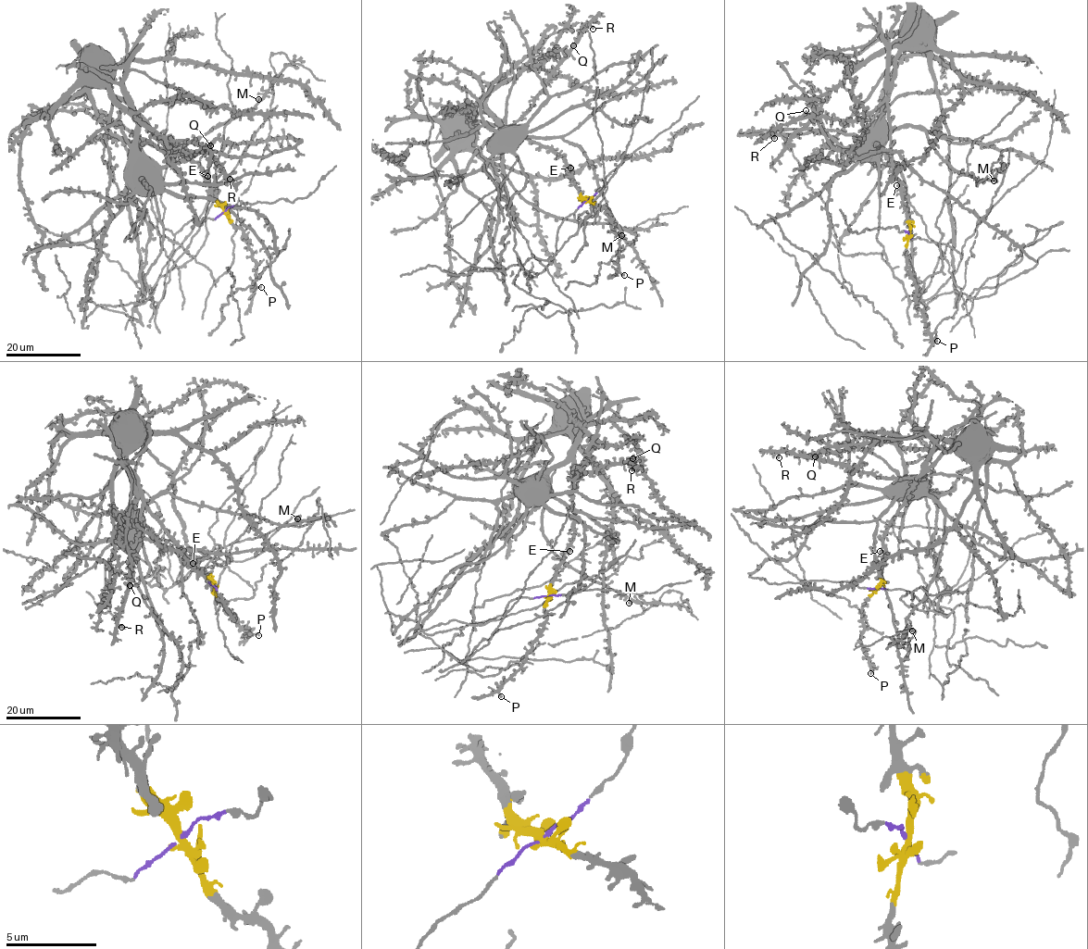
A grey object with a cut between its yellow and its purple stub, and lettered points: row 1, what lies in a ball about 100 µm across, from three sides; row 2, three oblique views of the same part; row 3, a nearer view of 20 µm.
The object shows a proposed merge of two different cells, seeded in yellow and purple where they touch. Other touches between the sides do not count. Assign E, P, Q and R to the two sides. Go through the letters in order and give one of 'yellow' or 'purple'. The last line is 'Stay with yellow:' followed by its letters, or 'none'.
E: yellow
P: yellow
Q: yellow
R: yellow
Stay with yellow: E, P, Q, R

